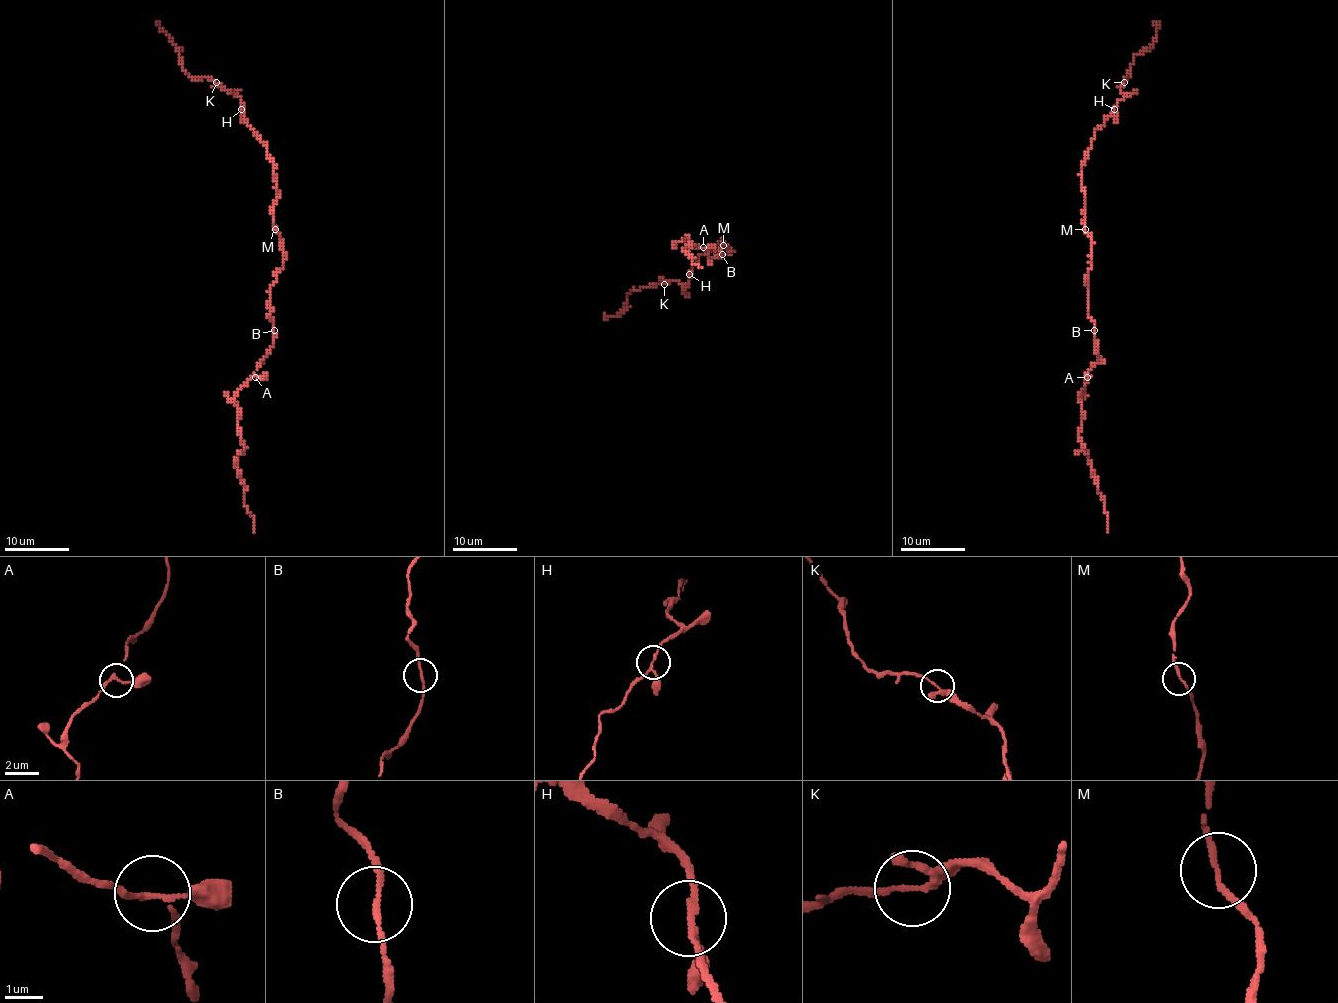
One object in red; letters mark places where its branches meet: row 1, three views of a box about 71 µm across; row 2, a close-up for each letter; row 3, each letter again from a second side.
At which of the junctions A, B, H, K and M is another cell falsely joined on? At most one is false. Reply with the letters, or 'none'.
none

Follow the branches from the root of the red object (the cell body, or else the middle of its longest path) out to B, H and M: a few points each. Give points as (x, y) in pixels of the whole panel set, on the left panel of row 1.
B: (284, 253), (284, 265), (269, 289), (269, 318), (274, 330)
H: (284, 253), (273, 221), (273, 205), (279, 195), (274, 164), (242, 109)
M: (284, 253), (281, 235), (274, 229)

